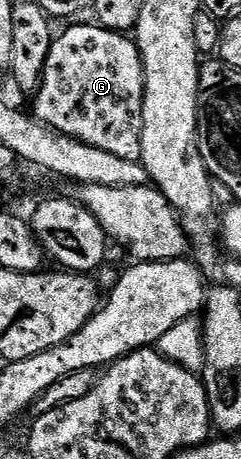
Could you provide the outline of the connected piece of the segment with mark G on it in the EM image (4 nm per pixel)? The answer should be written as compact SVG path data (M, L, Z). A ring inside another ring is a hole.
M82 23L79 27L70 27L66 32L59 34L48 53L48 61L42 70L42 83L39 85L36 94L33 96L34 108L32 114L35 119L45 123L53 131L60 131L63 135L67 135L72 139L79 139L81 143L102 149L104 153L112 153L116 157L124 157L125 159L141 160L142 157L142 90L146 82L144 81L144 73L142 72L142 58L138 52L138 44L129 34L120 31L110 31L107 27L101 25L93 25Z

